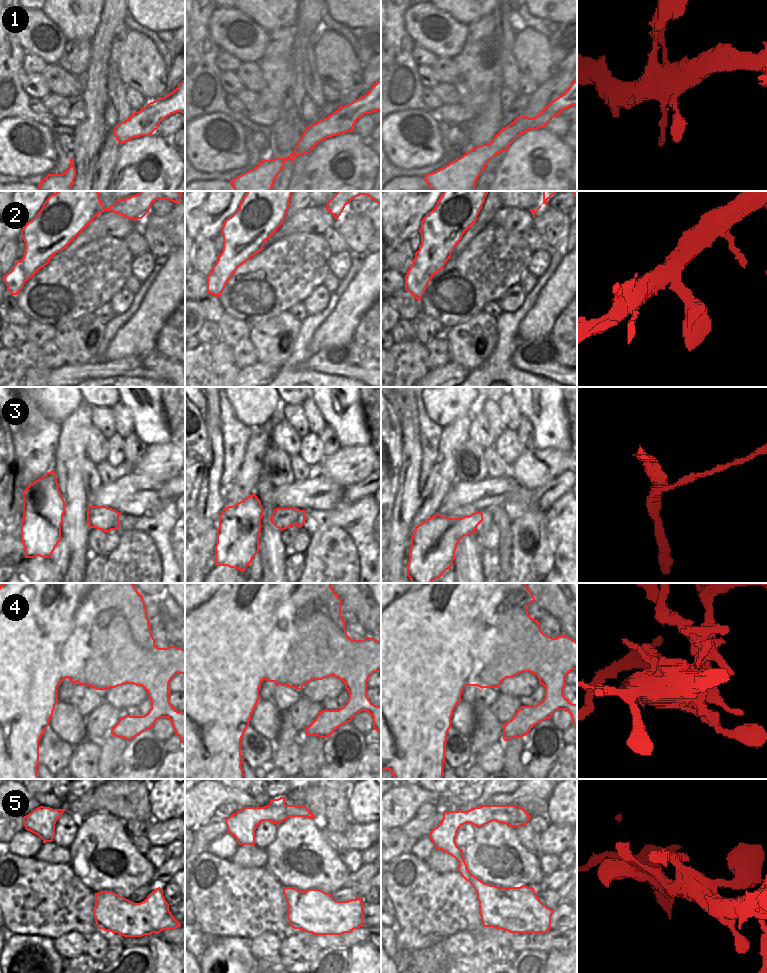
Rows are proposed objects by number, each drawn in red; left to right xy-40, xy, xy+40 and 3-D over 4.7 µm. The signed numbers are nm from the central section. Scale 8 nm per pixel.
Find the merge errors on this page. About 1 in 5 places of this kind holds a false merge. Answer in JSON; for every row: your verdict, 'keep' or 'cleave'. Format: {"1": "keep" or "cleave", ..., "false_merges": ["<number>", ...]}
{"1": "keep", "2": "keep", "3": "cleave", "4": "cleave", "5": "keep", "false_merges": ["3", "4"]}

